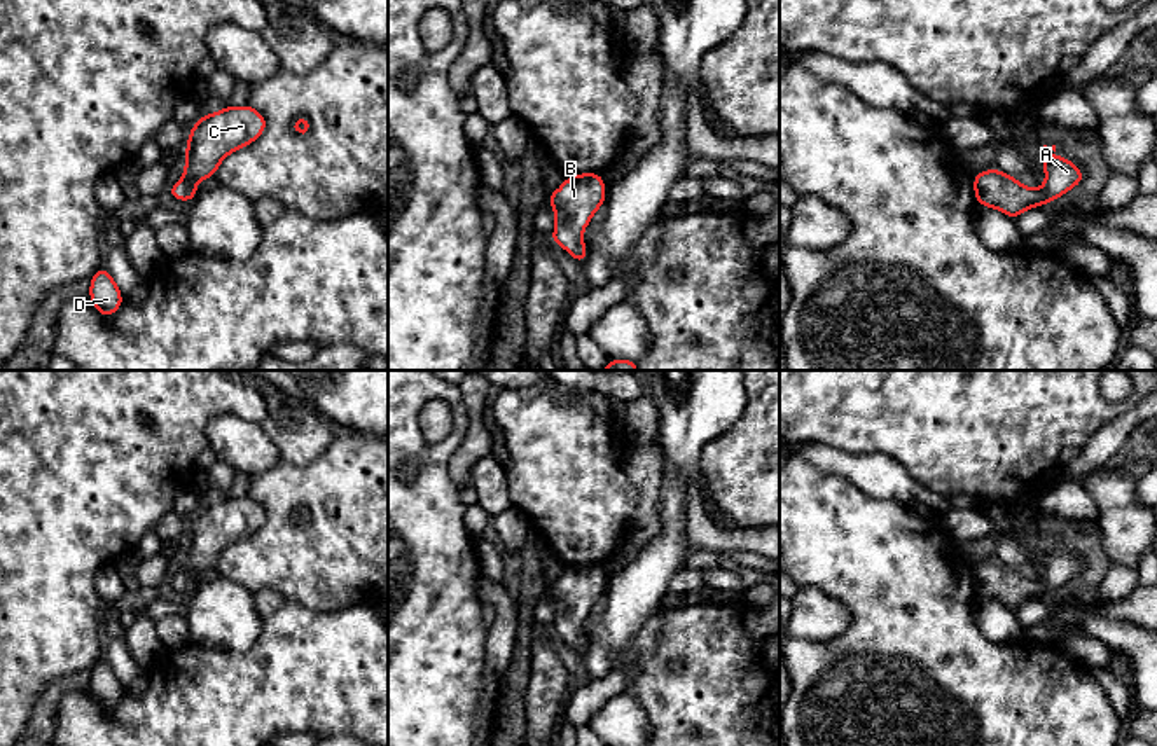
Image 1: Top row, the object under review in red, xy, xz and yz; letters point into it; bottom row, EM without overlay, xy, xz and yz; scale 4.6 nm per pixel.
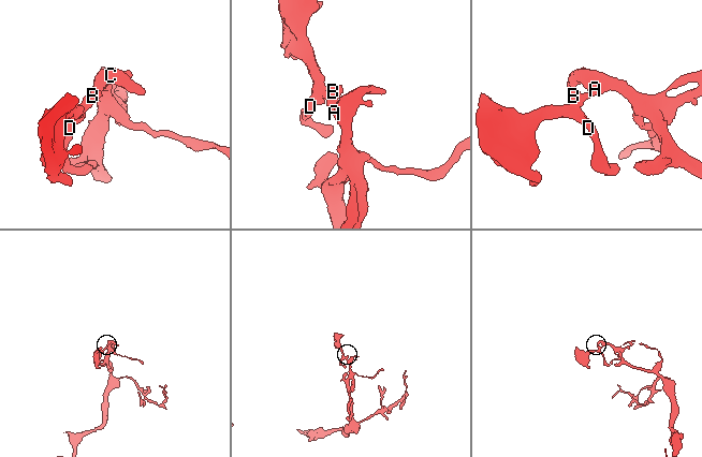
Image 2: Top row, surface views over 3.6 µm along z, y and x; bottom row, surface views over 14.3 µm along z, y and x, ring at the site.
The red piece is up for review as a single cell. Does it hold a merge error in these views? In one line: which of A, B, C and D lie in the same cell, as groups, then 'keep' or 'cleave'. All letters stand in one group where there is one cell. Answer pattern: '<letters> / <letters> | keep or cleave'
A B C D | keep

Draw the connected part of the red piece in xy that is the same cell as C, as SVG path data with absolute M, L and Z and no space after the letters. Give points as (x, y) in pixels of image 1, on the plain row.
M252 496L201 507L189 522L184 568L168 578L168 585L178 592L192 592L197 585L196 575L215 568L225 547L253 535L266 519L266 508Z

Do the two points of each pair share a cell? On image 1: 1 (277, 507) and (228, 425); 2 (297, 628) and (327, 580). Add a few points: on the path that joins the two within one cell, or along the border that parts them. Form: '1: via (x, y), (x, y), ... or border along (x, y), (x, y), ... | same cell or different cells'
1: border along (282, 460), (250, 477) | different cells
2: border along (285, 598), (315, 610), (350, 607) | different cells

